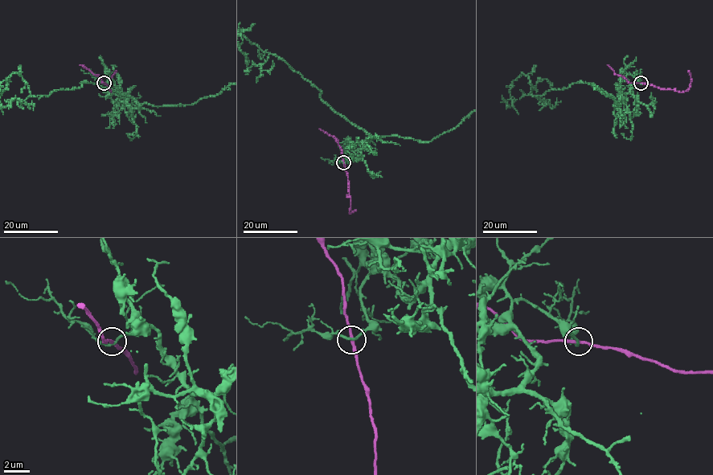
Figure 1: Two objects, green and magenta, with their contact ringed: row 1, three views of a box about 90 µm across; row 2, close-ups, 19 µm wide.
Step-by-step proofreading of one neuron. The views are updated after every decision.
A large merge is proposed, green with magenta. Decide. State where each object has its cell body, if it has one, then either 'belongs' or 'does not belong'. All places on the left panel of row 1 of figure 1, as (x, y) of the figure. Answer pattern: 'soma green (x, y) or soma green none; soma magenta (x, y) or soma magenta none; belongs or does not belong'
soma green none; soma magenta none; does not belong

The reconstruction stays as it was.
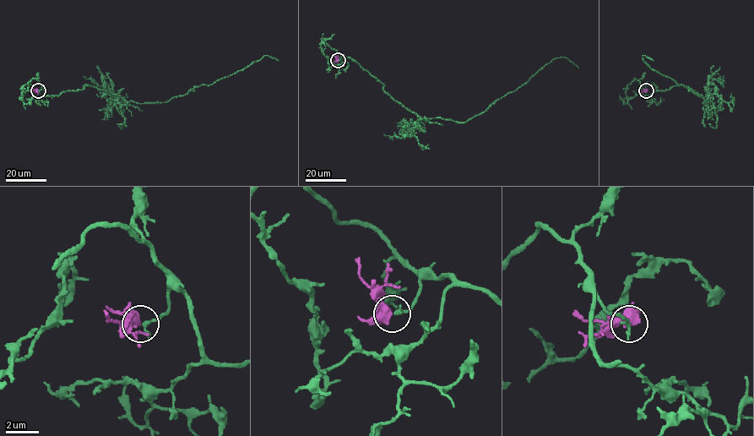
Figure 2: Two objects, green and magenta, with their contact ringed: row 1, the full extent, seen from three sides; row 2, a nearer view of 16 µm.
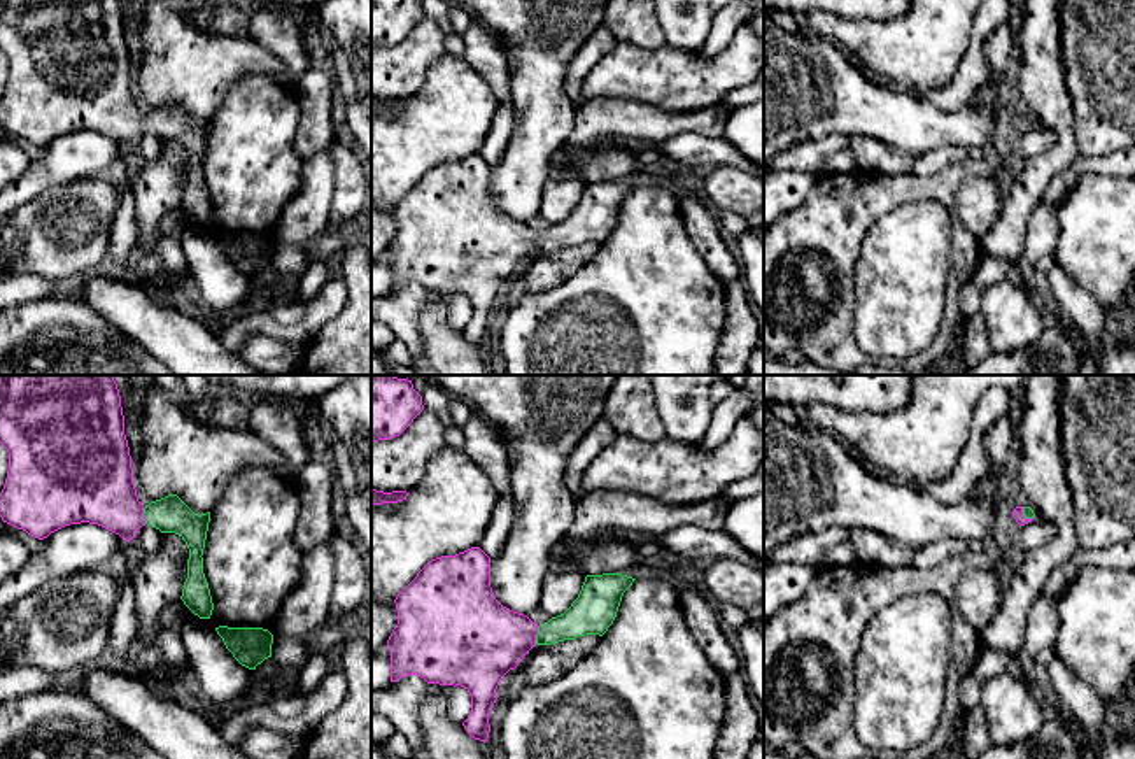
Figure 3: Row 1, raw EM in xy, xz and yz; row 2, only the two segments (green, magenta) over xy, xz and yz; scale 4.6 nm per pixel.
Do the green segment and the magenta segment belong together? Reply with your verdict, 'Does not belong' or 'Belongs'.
Belongs

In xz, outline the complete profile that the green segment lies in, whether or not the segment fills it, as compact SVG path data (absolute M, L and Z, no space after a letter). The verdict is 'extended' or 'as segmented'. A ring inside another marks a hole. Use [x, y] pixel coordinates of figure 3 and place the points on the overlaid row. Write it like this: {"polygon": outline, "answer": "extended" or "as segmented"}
{"polygon": "M480 547L431 559L394 599L398 624L387 640L391 682L417 675L427 684L464 687L471 696L471 712L462 726L471 738L487 741L489 713L497 699L496 689L503 677L515 670L536 645L552 645L587 635L603 636L613 624L622 596L634 580L622 573L587 575L571 606L538 626L527 615L496 599L490 587L490 557Z", "answer": "extended"}

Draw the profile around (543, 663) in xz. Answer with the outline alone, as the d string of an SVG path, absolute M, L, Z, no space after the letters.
M599 635L578 636L552 645L536 645L524 656L525 685L543 685L580 664L599 645Z

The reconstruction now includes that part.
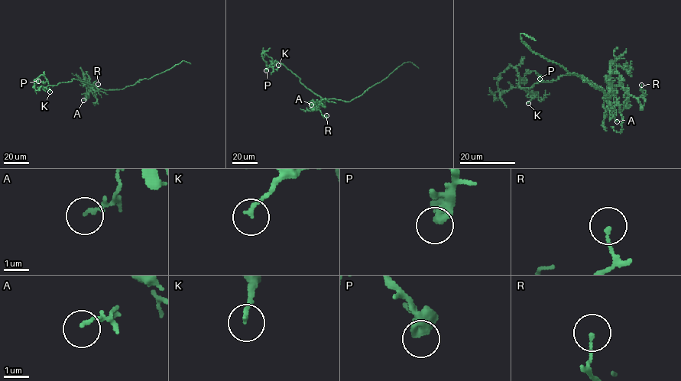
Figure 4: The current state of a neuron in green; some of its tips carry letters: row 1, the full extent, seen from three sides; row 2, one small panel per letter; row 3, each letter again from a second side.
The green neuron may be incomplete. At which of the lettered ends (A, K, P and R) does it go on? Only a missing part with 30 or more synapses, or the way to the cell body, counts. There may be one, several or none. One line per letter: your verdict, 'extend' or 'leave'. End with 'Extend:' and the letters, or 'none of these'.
A: leave
K: leave
P: leave
R: leave
Extend: none of these

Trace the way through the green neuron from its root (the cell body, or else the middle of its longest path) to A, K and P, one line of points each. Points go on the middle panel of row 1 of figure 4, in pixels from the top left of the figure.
A: (323, 99), (326, 99), (311, 104)
K: (323, 99), (307, 88), (299, 78), (282, 63), (277, 62), (273, 68), (277, 69), (278, 65)
P: (323, 99), (307, 88), (300, 79), (263, 51), (261, 56), (267, 64), (266, 70)

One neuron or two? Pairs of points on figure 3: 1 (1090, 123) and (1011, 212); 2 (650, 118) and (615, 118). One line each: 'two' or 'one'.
1: two
2: one

